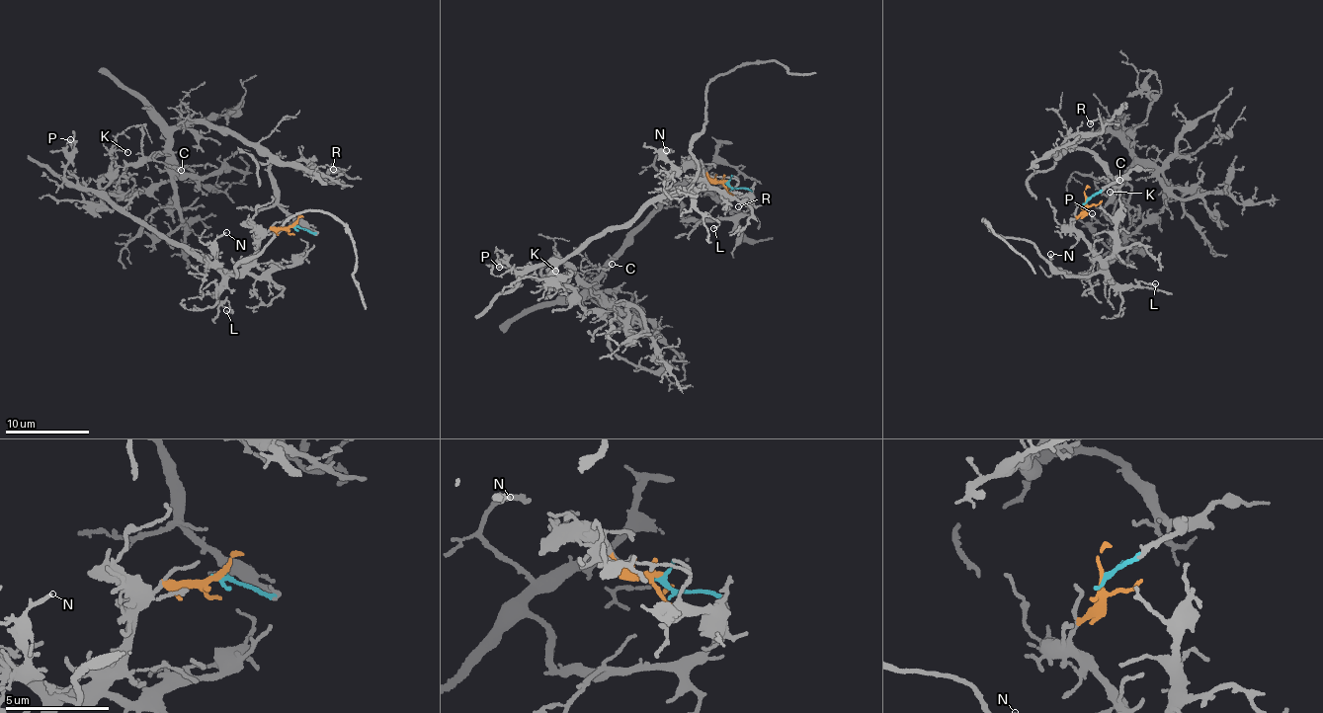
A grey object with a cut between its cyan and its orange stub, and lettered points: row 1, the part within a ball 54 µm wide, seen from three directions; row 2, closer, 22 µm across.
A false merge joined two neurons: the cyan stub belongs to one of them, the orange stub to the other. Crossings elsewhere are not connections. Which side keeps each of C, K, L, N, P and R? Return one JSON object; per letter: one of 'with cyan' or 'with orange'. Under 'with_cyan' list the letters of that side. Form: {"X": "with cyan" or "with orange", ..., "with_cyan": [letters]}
{"C": "with cyan", "K": "with orange", "L": "with orange", "N": "with orange", "P": "with orange", "R": "with cyan", "with_cyan": ["C", "R"]}

